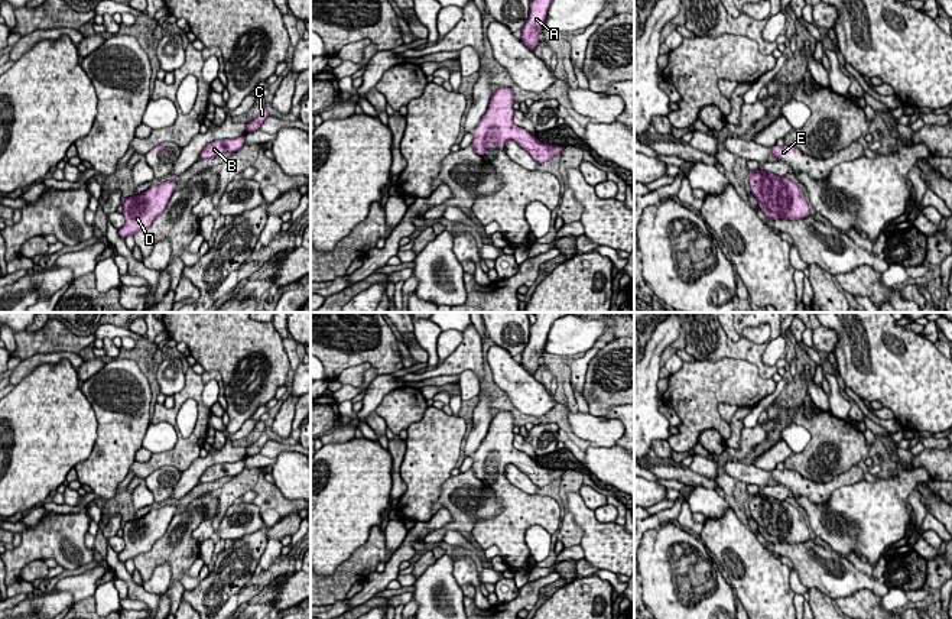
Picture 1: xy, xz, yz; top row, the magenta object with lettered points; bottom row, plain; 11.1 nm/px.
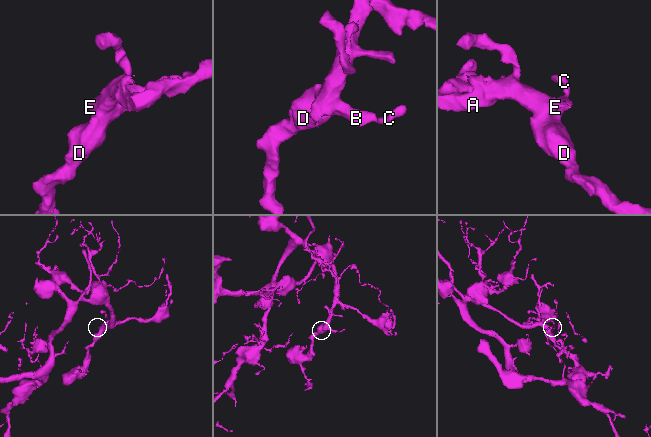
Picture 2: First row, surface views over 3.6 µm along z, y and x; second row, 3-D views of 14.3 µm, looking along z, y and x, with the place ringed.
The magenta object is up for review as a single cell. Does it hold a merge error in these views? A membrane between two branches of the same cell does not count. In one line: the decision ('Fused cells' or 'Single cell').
Single cell

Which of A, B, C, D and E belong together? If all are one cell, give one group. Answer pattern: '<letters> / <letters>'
A B C D E

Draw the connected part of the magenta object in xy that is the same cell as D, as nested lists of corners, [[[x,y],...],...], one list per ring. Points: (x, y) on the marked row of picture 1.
[[[173,181],[152,185],[140,195],[133,195],[123,202],[124,226],[118,229],[121,239],[136,234],[139,230],[152,226],[153,220],[162,214],[176,188]]]

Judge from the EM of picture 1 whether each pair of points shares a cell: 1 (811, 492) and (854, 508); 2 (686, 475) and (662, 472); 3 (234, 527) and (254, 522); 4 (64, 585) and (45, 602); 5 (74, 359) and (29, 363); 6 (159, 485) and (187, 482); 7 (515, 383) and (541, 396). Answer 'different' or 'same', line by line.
1: different
2: same
3: same
4: different
5: same
6: different
7: same

